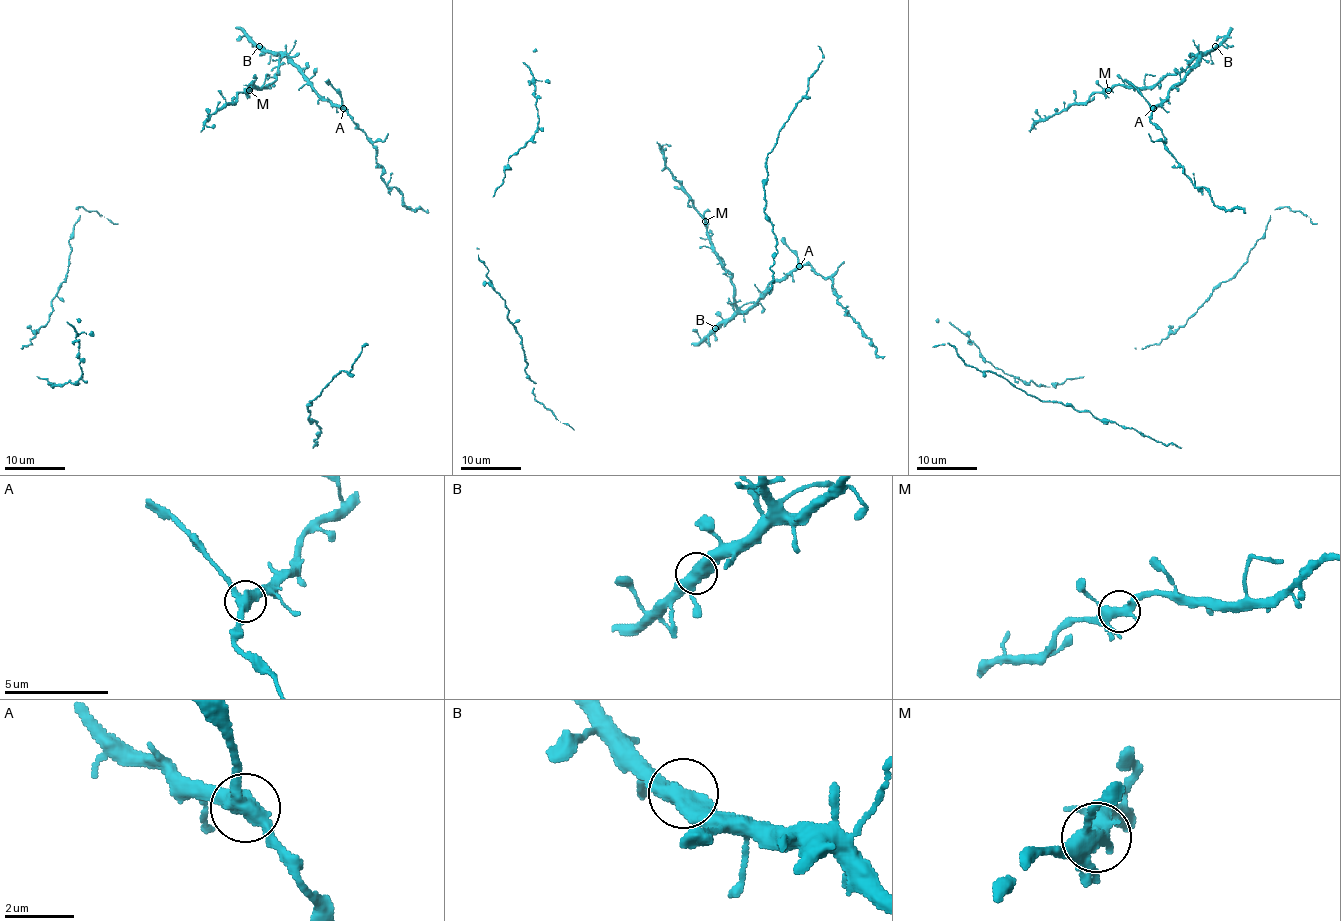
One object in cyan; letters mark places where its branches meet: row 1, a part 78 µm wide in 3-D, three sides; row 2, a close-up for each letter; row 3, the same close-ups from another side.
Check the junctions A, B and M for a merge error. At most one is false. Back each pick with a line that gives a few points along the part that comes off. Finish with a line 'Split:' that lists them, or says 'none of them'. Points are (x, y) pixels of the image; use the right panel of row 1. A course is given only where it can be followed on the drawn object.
A: course (1153, 108), (1150, 120), (1188, 178), (1195, 186), (1203, 186), (1216, 206), (1227, 210), (1242, 209), (1243, 213)
Split: A

